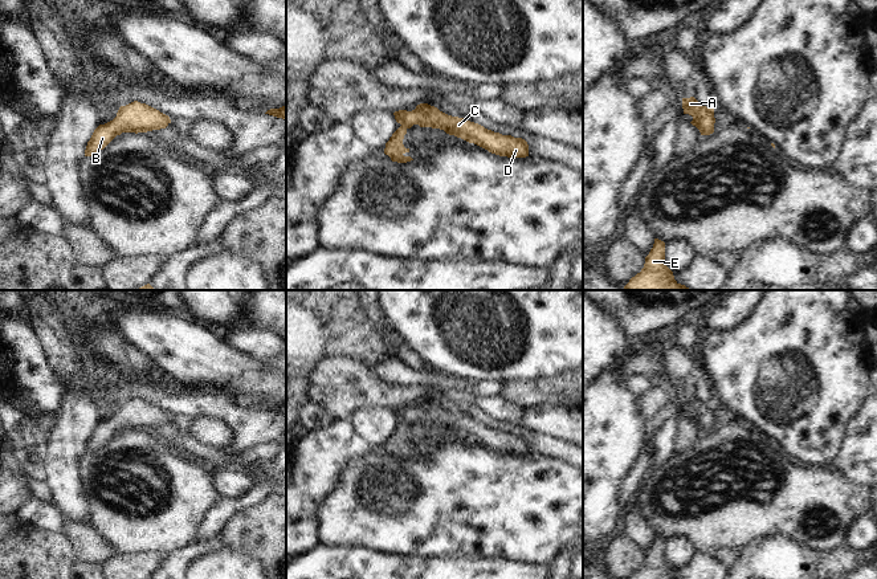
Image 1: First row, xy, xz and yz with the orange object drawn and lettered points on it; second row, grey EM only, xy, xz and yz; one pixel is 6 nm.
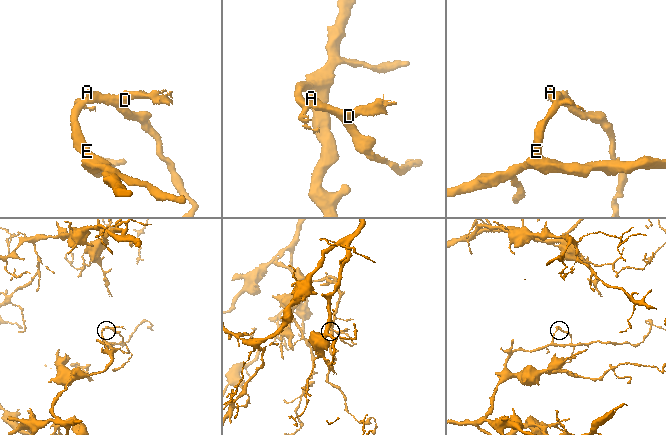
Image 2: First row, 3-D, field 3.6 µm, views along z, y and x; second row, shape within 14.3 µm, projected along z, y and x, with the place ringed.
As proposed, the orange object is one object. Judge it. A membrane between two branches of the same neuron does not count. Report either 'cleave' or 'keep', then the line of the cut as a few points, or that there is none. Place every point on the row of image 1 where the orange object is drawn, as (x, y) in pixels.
keep | no cut

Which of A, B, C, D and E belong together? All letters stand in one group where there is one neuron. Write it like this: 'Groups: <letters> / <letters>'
Groups: A B C D E.

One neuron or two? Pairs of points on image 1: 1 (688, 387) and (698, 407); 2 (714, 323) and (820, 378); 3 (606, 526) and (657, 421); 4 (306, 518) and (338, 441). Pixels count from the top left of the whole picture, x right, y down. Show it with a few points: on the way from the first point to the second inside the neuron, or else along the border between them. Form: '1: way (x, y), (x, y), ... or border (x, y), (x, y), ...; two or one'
1: way (689, 392), (689, 398), (693, 402); one
2: border (751, 312), (739, 323), (709, 333); two
3: border (645, 421), (645, 432), (651, 440); two
4: way (306, 500), (306, 486), (319, 460); one

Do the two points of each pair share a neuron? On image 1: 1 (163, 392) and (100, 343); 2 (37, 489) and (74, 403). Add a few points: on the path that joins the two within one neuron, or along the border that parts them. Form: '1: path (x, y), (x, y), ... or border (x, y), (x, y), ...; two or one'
1: border (122, 376), (142, 378), (149, 382); two
2: border (44, 480), (53, 504); two

